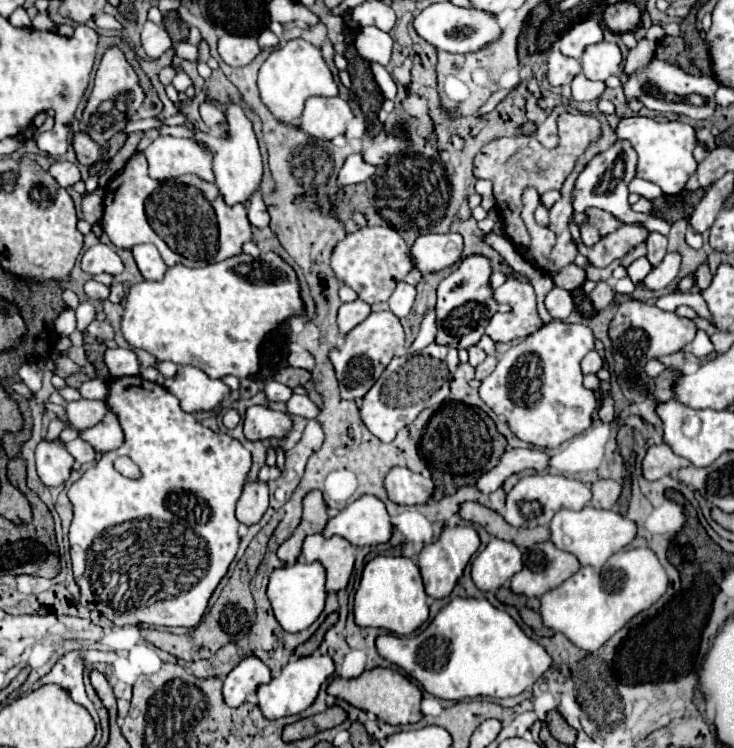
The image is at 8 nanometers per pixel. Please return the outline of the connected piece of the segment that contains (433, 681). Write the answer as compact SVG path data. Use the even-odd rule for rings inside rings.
M453 598L423 632L409 638L381 634L377 652L417 680L429 694L455 702L473 696L517 696L551 666L547 650L531 640L507 612L493 608L485 598ZM433 638L447 642L449 656L445 660L433 662Z

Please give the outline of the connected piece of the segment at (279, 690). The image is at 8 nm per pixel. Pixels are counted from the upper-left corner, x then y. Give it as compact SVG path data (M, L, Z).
M311 654L311 656L303 656L303 658L291 658L291 662L281 670L279 678L273 678L269 684L259 686L257 690L257 698L259 698L259 708L261 712L269 718L269 720L277 720L283 716L291 716L291 714L299 714L303 710L307 710L317 694L321 684L335 672L335 662L331 656L325 654Z

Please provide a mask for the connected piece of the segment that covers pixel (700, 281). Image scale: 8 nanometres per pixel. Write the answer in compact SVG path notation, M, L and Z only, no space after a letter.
M701 262L701 264L697 266L697 270L695 270L695 286L703 292L703 290L711 284L711 278L713 278L713 274L711 274L707 262Z

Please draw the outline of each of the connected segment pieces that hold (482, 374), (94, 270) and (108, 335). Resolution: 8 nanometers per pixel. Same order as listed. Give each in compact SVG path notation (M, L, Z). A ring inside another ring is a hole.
M487 356L487 358L477 366L477 374L475 374L475 378L477 378L477 380L487 378L487 376L495 370L495 366L497 366L497 358L495 358L495 356Z
M95 244L91 246L85 254L83 254L83 260L81 260L81 266L87 274L91 276L97 276L101 272L107 272L107 274L121 274L123 272L123 262L121 258L115 254L115 250L111 246L105 246L105 244Z
M93 320L93 322L89 324L87 332L89 332L91 336L99 338L99 340L111 340L111 338L115 338L115 330L113 330L113 326L111 326L107 320L103 320L103 322Z

